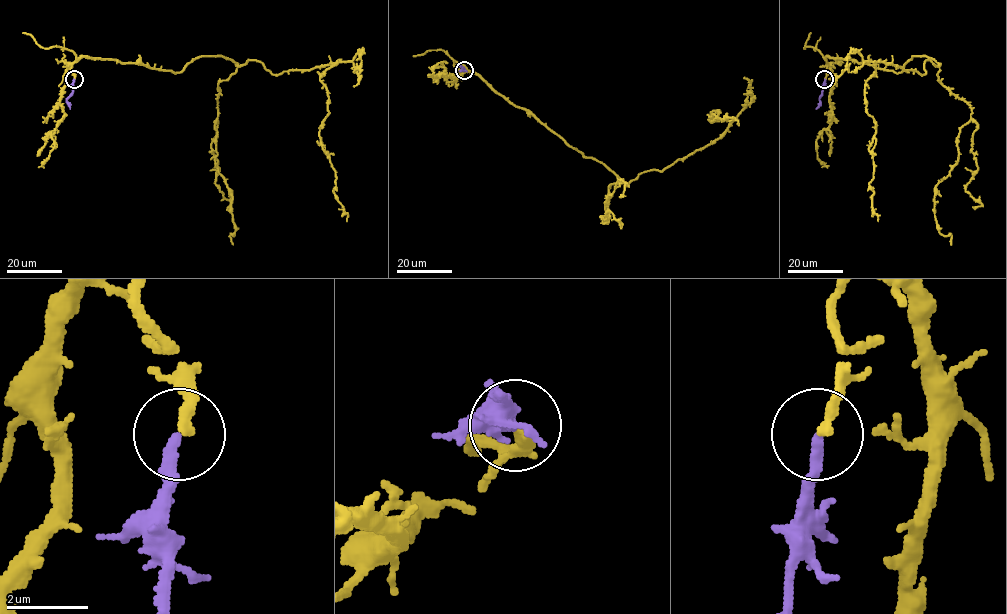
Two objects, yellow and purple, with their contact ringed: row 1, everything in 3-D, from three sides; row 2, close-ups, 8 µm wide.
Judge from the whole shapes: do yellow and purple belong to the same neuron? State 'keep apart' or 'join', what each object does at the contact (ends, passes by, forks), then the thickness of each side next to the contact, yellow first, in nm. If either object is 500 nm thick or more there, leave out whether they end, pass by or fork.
join | yellow ends | purple ends | 240/280 nm

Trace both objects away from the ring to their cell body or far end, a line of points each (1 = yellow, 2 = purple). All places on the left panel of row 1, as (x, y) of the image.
1: (74, 79), (82, 57), (175, 73), (201, 56), (273, 74), (340, 62), (321, 76), (319, 136), (346, 221)
2: (74, 79), (72, 94), (66, 100), (70, 109)

